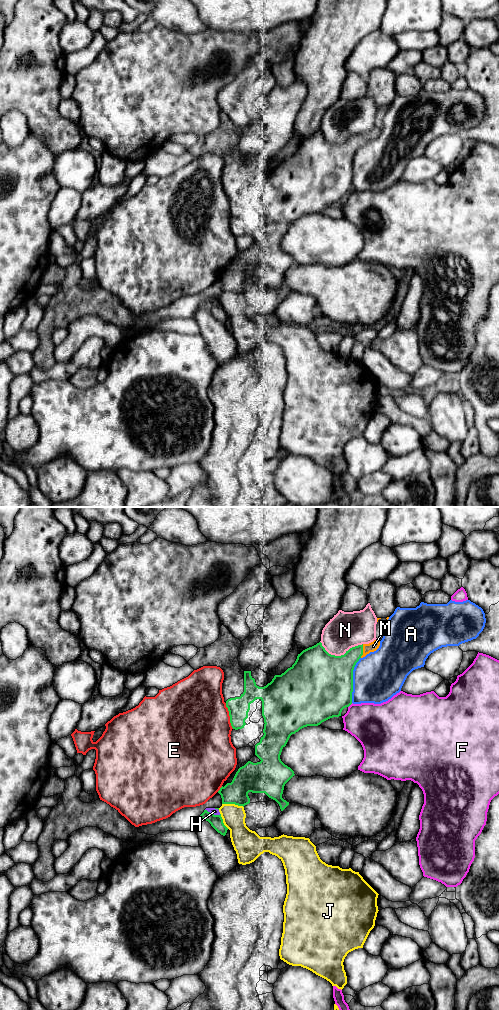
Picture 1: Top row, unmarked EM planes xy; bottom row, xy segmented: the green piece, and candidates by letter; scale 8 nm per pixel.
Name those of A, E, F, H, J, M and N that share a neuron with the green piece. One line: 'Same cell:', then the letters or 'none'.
Same cell: M

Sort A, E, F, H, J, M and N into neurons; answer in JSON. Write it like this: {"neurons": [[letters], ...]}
{"neurons": [["A"], ["E"], ["F"], ["H"], ["J"], ["M"], ["N"]]}

